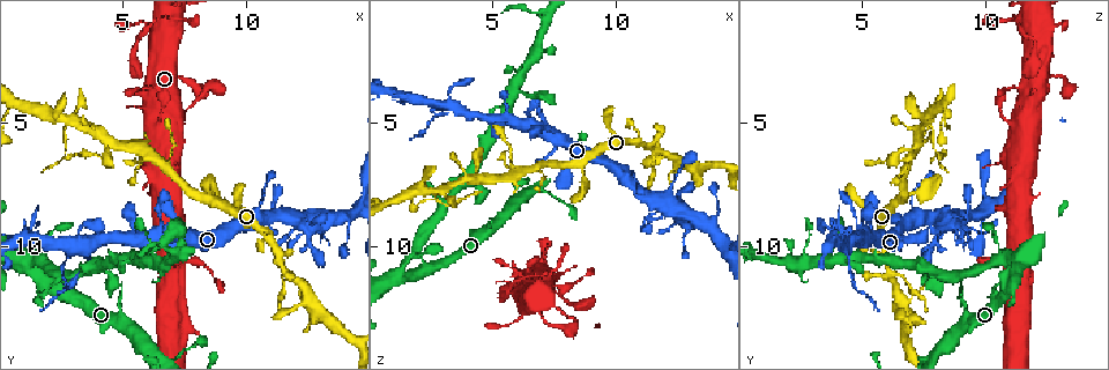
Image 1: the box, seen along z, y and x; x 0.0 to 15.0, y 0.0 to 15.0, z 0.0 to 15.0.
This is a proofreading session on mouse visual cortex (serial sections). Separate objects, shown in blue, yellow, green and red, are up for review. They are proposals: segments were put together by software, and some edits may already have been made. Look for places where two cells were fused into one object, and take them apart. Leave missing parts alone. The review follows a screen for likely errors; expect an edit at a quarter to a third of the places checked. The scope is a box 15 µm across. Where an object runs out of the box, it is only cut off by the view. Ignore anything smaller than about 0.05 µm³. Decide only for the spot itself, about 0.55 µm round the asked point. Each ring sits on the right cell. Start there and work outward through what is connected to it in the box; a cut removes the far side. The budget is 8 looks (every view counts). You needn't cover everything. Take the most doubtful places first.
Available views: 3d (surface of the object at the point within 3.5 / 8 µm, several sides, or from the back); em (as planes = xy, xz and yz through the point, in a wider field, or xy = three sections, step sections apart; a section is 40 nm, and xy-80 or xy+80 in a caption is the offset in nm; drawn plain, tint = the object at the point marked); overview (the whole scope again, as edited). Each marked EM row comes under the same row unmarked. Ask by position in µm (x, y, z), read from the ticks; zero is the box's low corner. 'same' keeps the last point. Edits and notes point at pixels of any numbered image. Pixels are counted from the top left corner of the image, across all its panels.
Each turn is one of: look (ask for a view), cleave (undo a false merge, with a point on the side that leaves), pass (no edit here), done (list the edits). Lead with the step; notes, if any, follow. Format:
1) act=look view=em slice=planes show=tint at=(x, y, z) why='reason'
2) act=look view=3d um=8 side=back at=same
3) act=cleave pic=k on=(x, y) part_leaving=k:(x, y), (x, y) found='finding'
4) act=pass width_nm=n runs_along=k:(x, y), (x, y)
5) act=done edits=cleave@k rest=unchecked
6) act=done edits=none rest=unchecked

act=look view=3d um=8 at=(2.6, 10.7, 4.4)

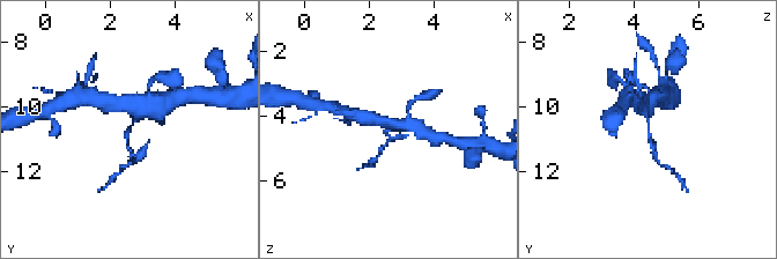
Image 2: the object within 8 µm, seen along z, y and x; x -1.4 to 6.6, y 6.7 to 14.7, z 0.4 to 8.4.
act=look view=em slice=xy step=3 show=tint at=(2.6, 10.7, 4.4) arm_widths_nm=100,350

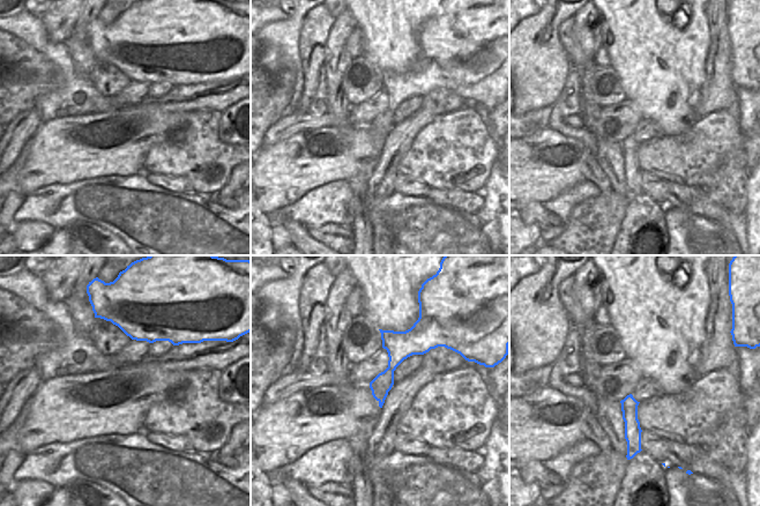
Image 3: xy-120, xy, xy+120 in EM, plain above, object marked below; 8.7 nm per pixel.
act=cleave pic=2 on=(142, 152) part_leaving=2:(131, 127), (126, 133), (131, 163), (124, 168) found='two cells meet here'

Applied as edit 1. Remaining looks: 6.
act=look view=overview why='redraw'

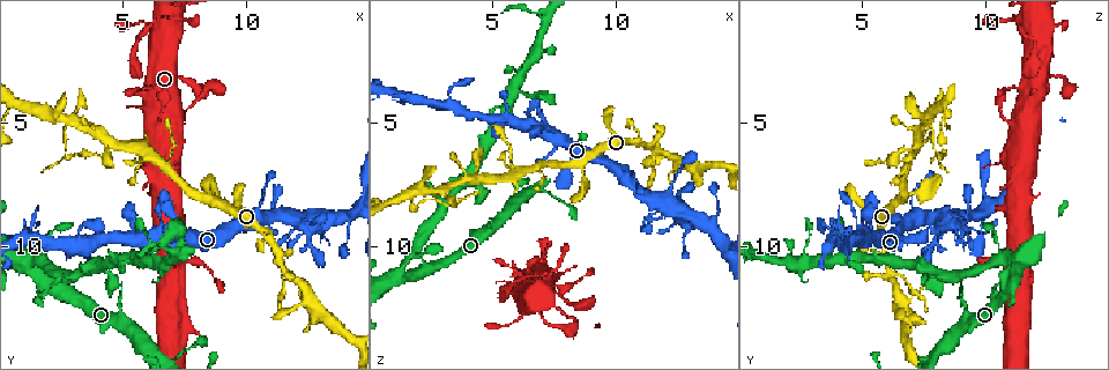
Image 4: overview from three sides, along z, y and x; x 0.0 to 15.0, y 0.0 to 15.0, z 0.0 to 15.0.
act=look view=3d um=8 at=(5.2, 10.7, 4.4) why='thin neck'

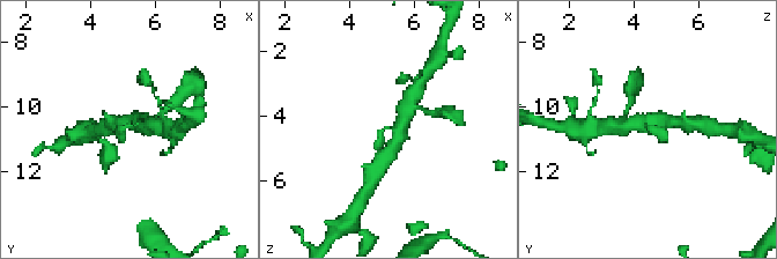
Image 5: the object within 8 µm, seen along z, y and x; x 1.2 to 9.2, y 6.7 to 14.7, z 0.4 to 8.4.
act=look view=3d um=3.5 at=(5.1, 10.6, 4.4)

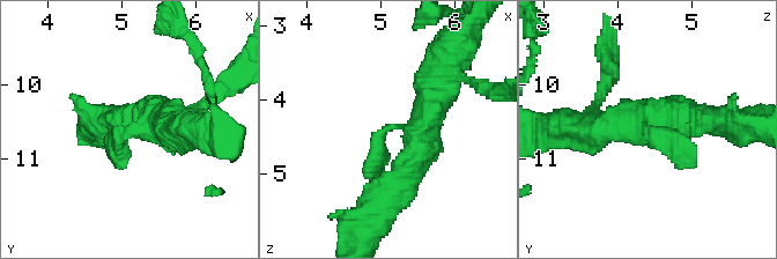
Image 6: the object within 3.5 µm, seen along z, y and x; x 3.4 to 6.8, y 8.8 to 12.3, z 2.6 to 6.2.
act=look view=em slice=xy step=5 show=tint at=(5.15, 10.60, 4.35) why='now the EM'

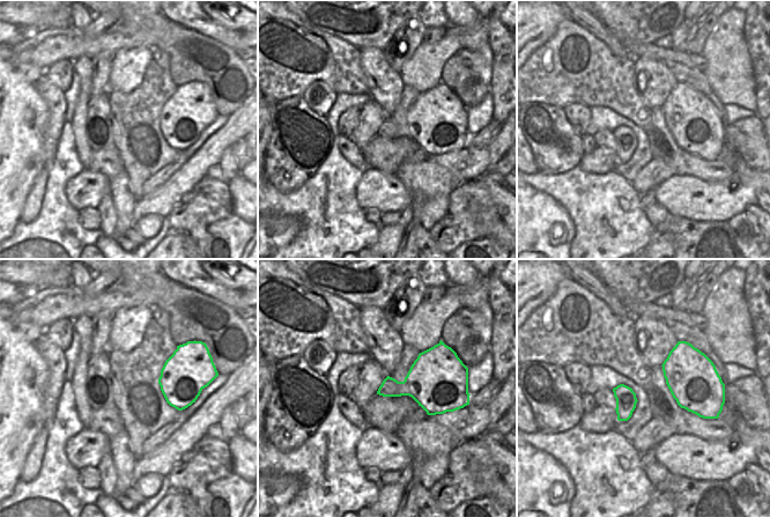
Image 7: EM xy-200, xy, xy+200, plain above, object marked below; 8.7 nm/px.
act=pass runs_along=6:(148, 117), (119, 135), (123, 163) found='all the same cell'

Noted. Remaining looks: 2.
act=done edits=cleave@2 rest=unchecked

